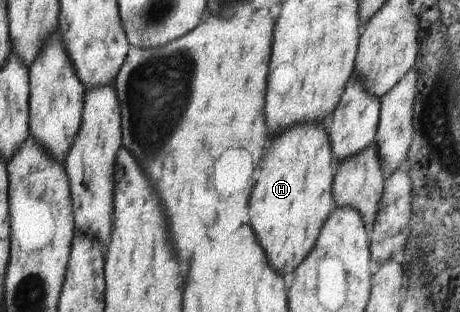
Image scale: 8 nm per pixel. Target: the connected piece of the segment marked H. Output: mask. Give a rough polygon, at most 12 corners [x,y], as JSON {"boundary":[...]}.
{"boundary":[[322,123],[272,138],[250,228],[280,276],[334,208]]}

